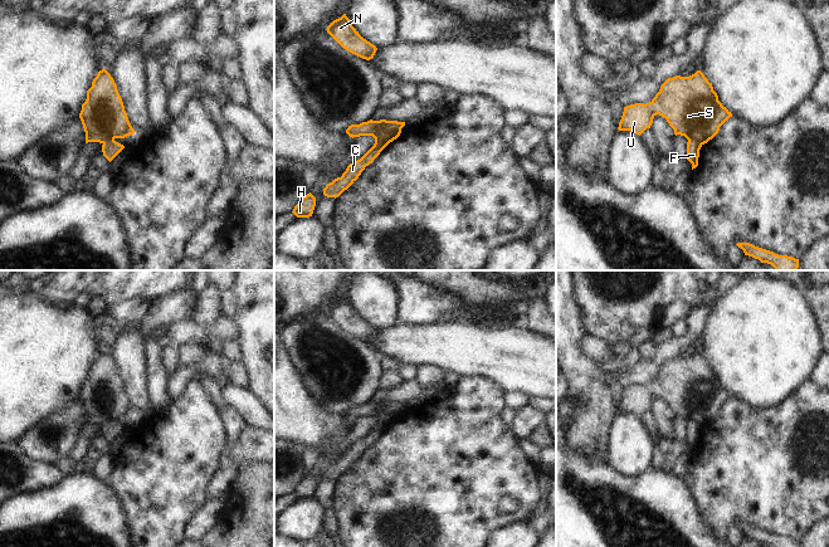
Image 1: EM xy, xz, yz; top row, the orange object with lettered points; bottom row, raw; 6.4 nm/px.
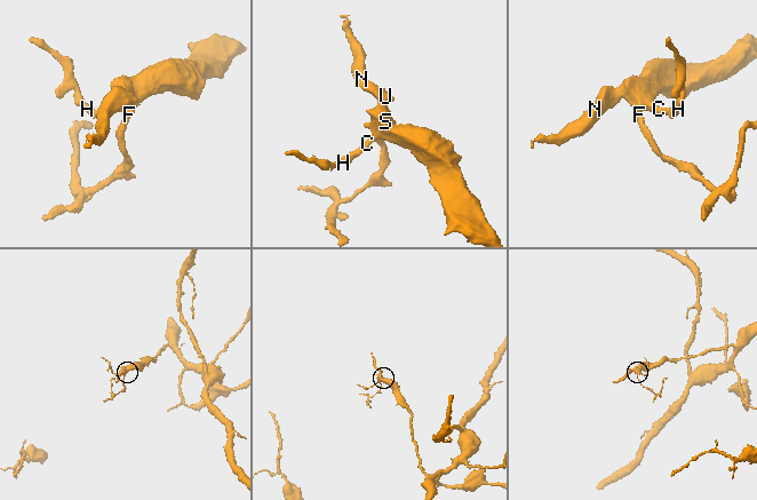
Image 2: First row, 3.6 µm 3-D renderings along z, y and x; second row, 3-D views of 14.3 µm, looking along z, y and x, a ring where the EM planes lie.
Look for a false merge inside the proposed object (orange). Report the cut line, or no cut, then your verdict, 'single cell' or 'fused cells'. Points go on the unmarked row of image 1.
cut xz (385, 406), (390, 410), (399, 410), (401, 408); fused cells

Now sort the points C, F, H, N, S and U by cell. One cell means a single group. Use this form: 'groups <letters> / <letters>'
groups C H N S U / F

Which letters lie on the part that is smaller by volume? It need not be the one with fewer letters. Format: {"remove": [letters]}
{"remove": ["F"]}

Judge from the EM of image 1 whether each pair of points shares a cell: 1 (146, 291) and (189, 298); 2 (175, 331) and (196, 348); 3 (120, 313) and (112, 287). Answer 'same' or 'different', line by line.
1: different
2: different
3: different

